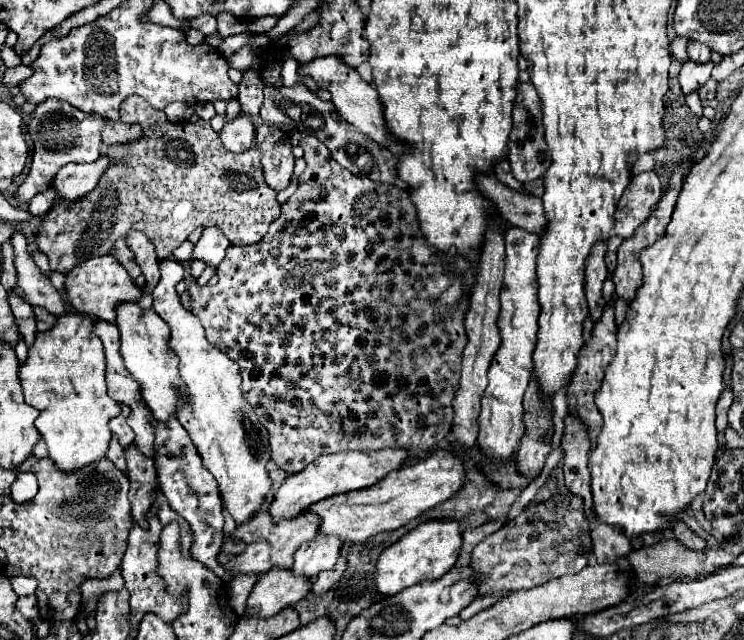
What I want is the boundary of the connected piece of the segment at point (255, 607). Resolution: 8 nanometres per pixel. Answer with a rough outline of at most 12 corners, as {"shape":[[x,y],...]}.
{"shape":[[269,570],[247,598],[245,618],[271,618],[305,598],[309,580]]}

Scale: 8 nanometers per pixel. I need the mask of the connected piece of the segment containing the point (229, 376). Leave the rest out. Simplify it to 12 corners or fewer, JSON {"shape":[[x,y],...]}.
{"shape":[[159,260],[169,324],[189,406],[179,418],[237,524],[271,486],[267,430],[239,366],[205,338]]}

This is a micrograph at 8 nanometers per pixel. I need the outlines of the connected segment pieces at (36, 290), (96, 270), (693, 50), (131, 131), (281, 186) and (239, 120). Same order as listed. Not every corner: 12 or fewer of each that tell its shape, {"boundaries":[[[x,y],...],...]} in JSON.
{"boundaries":[[[13,232],[17,286],[31,306],[67,312],[63,296],[43,276],[27,250],[27,238]],[[109,254],[65,276],[77,312],[115,322],[115,304],[139,300],[137,284]],[[689,42],[689,58],[697,64],[711,60],[711,50],[699,42]],[[107,122],[103,144],[121,144],[141,138],[139,124]],[[259,126],[255,148],[261,152],[263,178],[285,190],[293,176],[289,136]],[[249,116],[229,120],[219,134],[231,152],[253,146],[255,126]]]}

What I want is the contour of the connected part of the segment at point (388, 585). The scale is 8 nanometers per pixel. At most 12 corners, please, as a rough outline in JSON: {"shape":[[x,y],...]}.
{"shape":[[423,522],[377,560],[375,590],[399,594],[453,568],[459,524]]}

